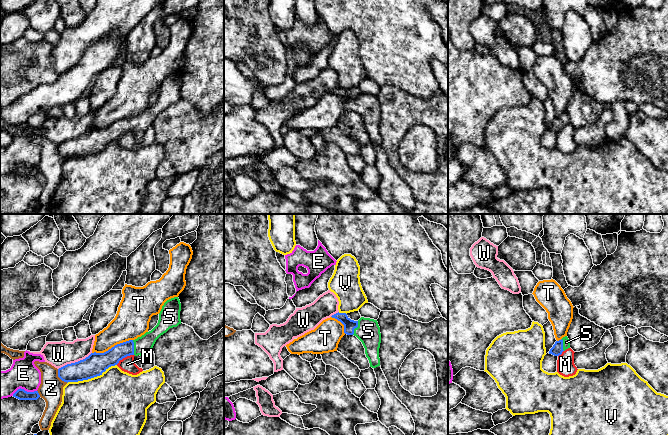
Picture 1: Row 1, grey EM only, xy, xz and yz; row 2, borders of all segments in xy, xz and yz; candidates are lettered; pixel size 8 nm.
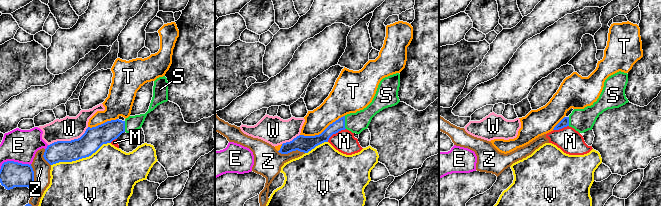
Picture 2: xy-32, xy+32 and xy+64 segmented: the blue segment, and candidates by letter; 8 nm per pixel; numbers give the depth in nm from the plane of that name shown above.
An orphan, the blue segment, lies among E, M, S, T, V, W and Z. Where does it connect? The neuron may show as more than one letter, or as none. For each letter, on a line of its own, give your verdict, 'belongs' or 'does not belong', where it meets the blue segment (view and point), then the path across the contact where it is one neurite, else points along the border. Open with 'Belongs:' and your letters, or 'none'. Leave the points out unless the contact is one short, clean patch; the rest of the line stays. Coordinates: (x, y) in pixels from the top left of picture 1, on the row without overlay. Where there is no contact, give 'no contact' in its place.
Belongs: S
E: does not belong; contact xy (24, 166)
M: does not belong; contact xy (124, 133)
S: belongs; contact xy (133, 123); way xy (111, 133), (119, 127), (133, 123), (142, 121)
T: does not belong; contact xy (112, 123)
V: does not belong; contact xy (91, 153)
W: does not belong; contact xy (75, 138)
Z: does not belong; contact xy (59, 153)

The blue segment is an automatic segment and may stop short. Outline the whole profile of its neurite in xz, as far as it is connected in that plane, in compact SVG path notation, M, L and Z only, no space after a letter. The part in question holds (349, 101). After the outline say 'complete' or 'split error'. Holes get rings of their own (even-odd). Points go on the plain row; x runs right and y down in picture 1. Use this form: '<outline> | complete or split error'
M339 88L331 93L344 101L345 110L354 111L362 118L370 143L376 144L380 142L381 109L377 96L361 93L358 97L354 97L346 89Z | split error

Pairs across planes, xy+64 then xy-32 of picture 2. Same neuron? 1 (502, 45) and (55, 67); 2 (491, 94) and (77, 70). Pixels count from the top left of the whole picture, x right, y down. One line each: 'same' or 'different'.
1: same
2: same

